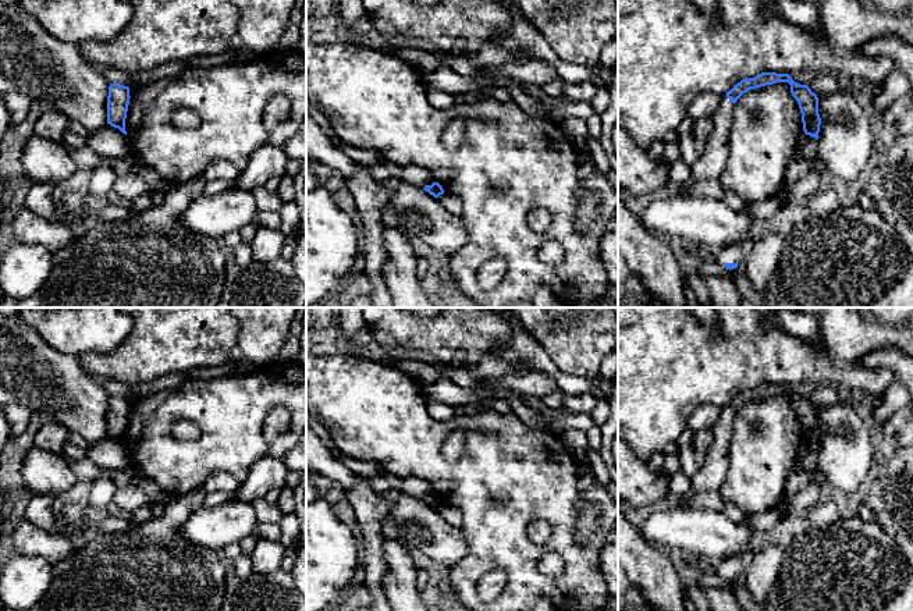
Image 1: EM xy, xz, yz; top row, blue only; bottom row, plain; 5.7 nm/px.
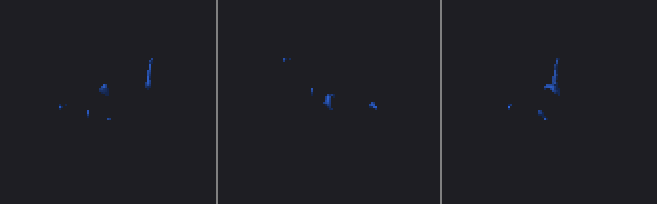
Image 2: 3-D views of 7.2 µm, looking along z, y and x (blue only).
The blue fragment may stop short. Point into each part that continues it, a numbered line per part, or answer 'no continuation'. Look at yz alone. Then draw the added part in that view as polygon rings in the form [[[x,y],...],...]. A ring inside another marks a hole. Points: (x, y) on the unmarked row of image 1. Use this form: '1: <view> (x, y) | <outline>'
1: yz (729, 565) | [[[733,554],[722,560],[714,561],[714,571],[720,576],[740,575],[742,569],[743,569],[742,554]]]

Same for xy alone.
no continuation

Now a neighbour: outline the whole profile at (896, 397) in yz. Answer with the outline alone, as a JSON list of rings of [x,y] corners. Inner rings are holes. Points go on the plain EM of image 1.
[[[892,381],[884,392],[881,404],[873,408],[871,416],[880,426],[903,408],[909,408],[909,391],[899,381]]]

